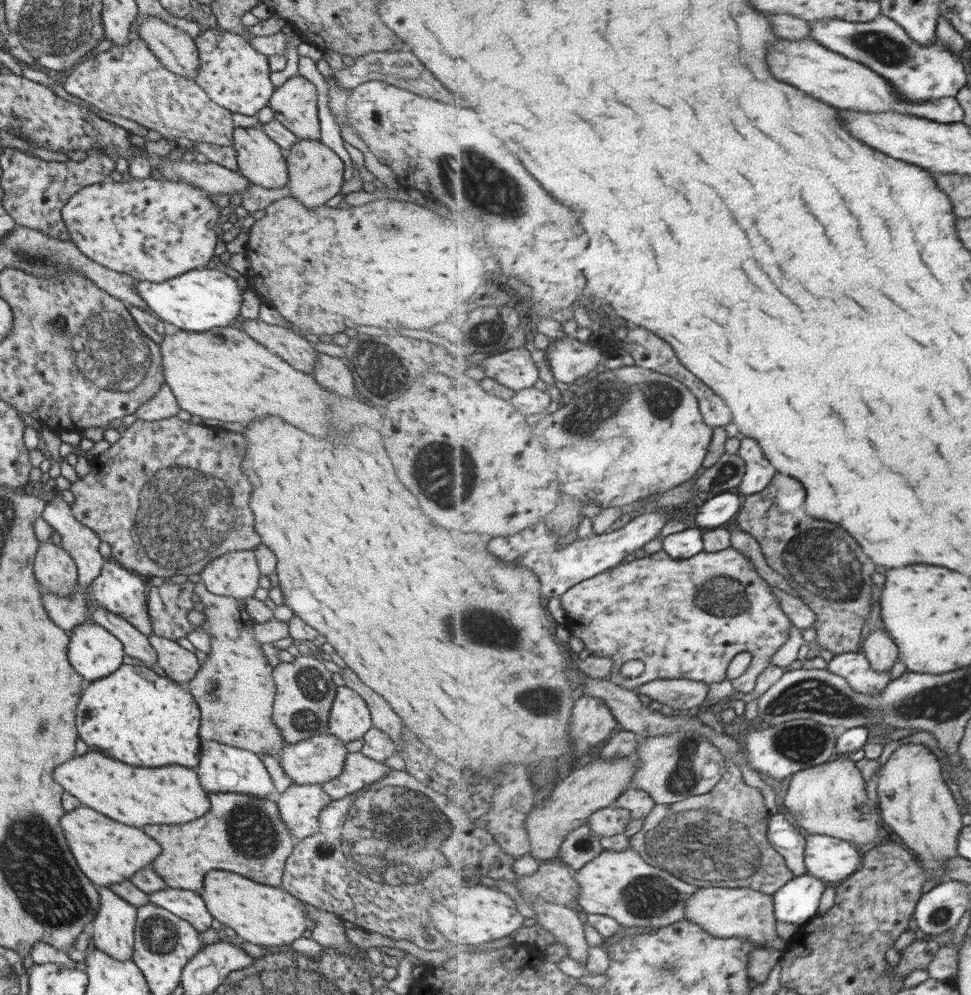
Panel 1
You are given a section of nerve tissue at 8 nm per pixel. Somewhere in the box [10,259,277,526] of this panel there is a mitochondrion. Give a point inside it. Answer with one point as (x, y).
(105, 351)

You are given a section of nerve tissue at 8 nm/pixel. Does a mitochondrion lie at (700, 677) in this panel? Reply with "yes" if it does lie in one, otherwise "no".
no

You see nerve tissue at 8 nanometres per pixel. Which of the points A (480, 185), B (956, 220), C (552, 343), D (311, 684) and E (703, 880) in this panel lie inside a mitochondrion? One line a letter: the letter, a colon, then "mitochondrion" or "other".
A: mitochondrion
B: other
C: other
D: mitochondrion
E: mitochondrion

